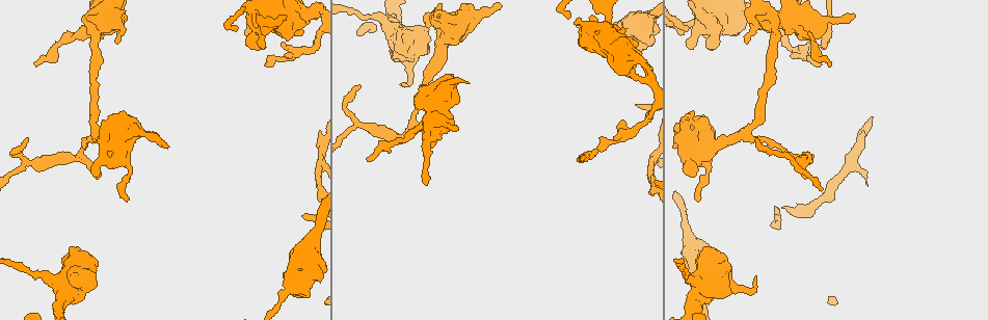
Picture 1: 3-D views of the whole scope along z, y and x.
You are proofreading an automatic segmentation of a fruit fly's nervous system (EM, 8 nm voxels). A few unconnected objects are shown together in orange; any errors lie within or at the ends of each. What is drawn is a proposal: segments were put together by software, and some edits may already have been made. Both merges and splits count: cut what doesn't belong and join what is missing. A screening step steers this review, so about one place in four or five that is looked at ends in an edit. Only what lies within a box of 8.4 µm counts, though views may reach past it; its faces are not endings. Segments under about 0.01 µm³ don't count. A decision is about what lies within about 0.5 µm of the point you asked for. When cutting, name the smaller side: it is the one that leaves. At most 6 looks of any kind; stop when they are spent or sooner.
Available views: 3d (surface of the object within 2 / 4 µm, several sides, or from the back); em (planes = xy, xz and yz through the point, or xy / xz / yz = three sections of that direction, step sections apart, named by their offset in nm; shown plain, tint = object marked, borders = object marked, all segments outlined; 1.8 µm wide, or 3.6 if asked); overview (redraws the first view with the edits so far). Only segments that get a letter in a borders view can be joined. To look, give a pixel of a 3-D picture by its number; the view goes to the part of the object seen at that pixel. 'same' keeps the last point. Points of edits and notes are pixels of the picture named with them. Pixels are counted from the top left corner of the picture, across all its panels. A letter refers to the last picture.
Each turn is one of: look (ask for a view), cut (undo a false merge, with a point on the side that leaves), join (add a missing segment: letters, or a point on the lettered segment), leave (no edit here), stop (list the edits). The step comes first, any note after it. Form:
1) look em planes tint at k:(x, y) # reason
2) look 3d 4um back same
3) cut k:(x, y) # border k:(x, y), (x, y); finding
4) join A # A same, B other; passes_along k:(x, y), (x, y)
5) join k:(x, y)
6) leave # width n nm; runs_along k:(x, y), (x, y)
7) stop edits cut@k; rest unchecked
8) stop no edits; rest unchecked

look em 3.6um yz step 16 borders at 1:(128, 200) # tapers out

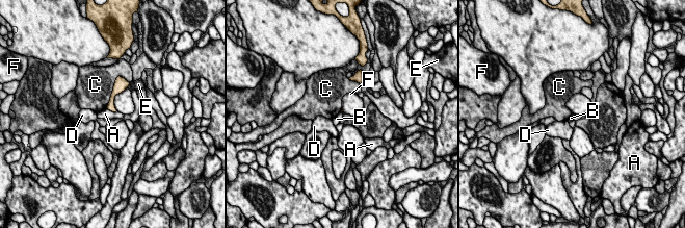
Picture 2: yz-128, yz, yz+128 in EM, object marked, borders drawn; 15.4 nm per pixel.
look em 3.6um planes borders same

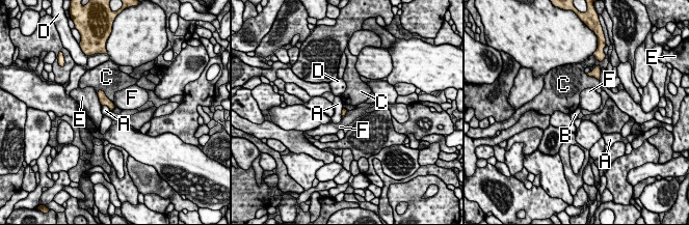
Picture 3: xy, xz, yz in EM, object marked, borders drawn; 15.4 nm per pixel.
leave # longest_contact C 320 nm; A other, B other, C other, D other, E other, F other; border 3:(343, 107), (347, 110); none of them fits

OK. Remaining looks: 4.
look em yz step 16 borders at 1:(360, 87) # an open end

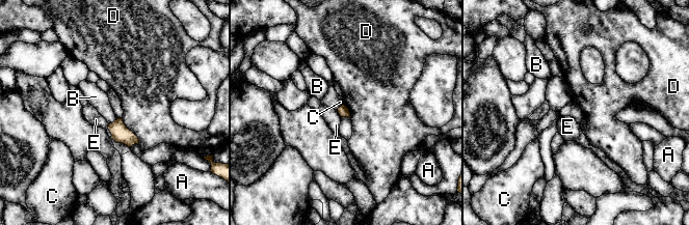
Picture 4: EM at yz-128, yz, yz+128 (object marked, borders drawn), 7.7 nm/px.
leave # A other, B other, C other, D other, E other; no lettered segment goes on from it

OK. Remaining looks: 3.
look em planes borders at 1:(82, 294)

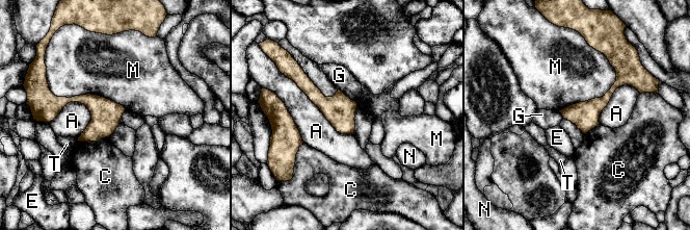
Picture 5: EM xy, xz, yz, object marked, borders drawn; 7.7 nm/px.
leave # A other, C other, E other, G other, M other, N other, T other; continuous, no second cell

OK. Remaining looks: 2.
stop no edits; rest unchecked

